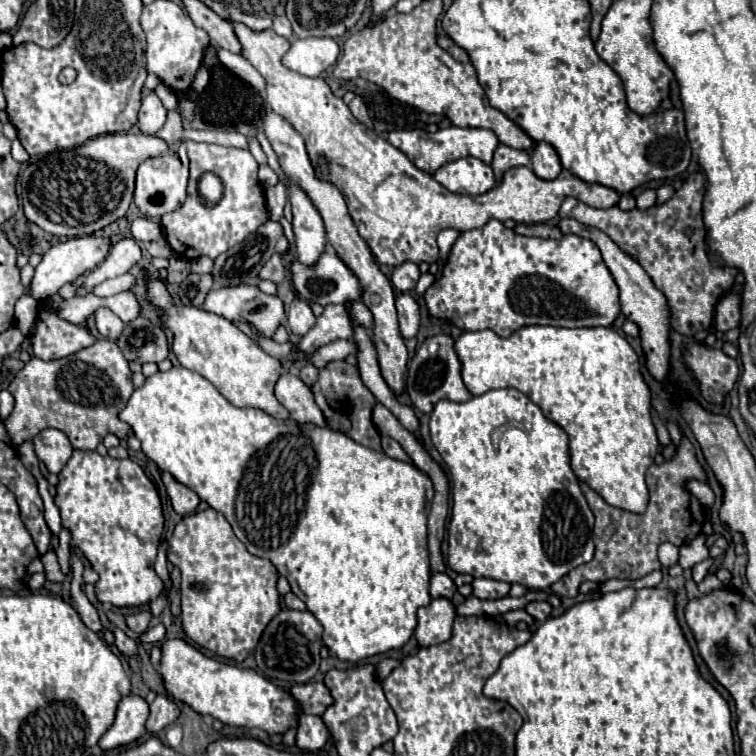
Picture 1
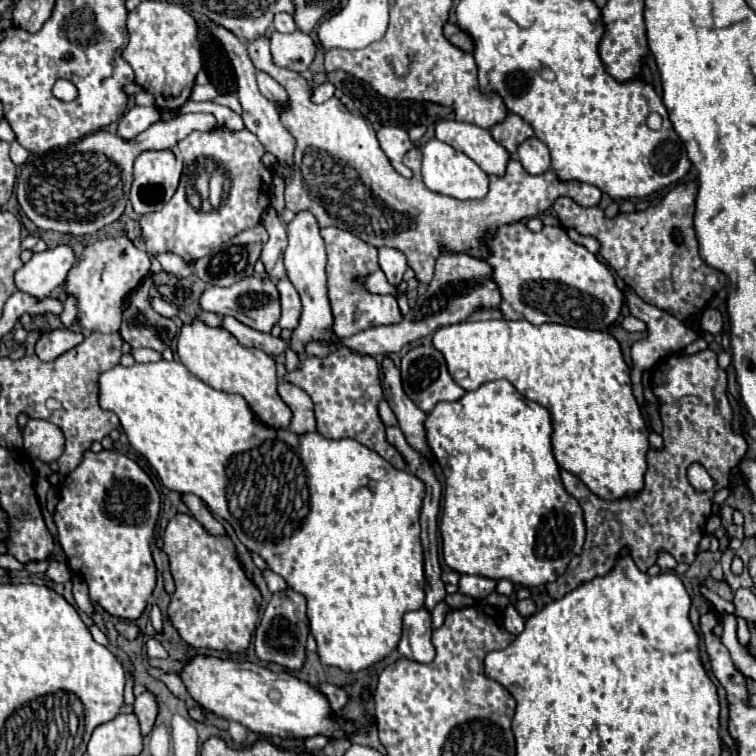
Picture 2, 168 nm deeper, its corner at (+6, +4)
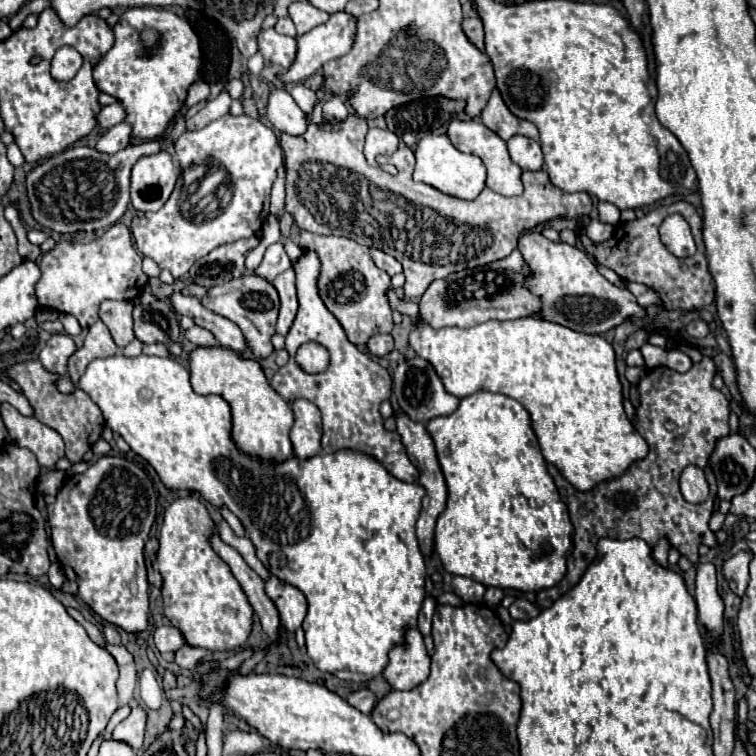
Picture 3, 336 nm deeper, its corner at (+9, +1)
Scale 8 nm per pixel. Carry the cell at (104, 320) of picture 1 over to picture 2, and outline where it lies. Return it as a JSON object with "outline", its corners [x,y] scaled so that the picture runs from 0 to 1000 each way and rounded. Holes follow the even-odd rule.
{"outline":[[[169,312],[140,315],[127,323],[119,323],[87,368],[87,386],[103,392],[103,429],[122,439],[156,439],[161,429],[161,399],[196,360],[196,336],[190,331],[183,331],[169,317]]]}

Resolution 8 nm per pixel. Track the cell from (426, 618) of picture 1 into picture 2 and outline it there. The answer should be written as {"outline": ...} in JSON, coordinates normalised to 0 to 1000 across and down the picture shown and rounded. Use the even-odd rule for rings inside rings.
{"outline":[[[563,804],[545,807],[534,812],[534,833],[526,860],[532,868],[553,873],[553,876],[571,876],[574,873],[574,854],[569,849],[571,841],[571,812]]]}

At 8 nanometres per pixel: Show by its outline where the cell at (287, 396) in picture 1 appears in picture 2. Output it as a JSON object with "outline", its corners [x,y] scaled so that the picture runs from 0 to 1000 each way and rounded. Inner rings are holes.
{"outline":[[[370,505],[368,508],[368,521],[378,532],[378,537],[386,542],[386,556],[384,556],[384,569],[389,574],[405,574],[418,569],[418,556],[415,556],[415,542],[413,542],[413,529],[410,524],[384,508],[384,505]]]}

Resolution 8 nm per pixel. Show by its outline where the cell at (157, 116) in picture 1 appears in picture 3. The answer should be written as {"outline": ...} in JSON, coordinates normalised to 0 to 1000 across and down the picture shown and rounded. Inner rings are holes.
{"outline":[[[157,163],[134,179],[126,197],[142,205],[152,205],[157,197],[165,197],[171,187],[173,187],[173,165]]]}

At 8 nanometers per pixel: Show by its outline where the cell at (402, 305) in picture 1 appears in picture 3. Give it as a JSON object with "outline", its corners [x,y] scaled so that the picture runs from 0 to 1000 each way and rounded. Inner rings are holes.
{"outline":[[[398,306],[398,324],[403,332],[417,332],[425,345],[425,361],[419,366],[422,390],[430,406],[446,419],[459,440],[459,448],[472,459],[480,459],[488,446],[499,440],[517,440],[517,403],[512,398],[512,382],[517,382],[515,364],[507,361],[488,340],[488,329],[459,313],[417,311]]]}

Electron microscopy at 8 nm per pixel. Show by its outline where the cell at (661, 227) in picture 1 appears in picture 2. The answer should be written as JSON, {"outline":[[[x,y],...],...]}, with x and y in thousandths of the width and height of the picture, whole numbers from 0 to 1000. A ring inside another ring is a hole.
{"outline":[[[902,241],[892,246],[873,270],[849,280],[817,283],[812,288],[802,288],[794,272],[772,275],[749,259],[741,259],[730,275],[743,296],[794,317],[794,339],[854,402],[889,413],[897,423],[907,423],[910,418],[926,415],[944,386],[960,373],[960,365],[952,357],[944,357],[923,339],[923,320],[915,296],[921,254],[921,241]],[[894,307],[902,310],[902,320],[892,315]]]}

